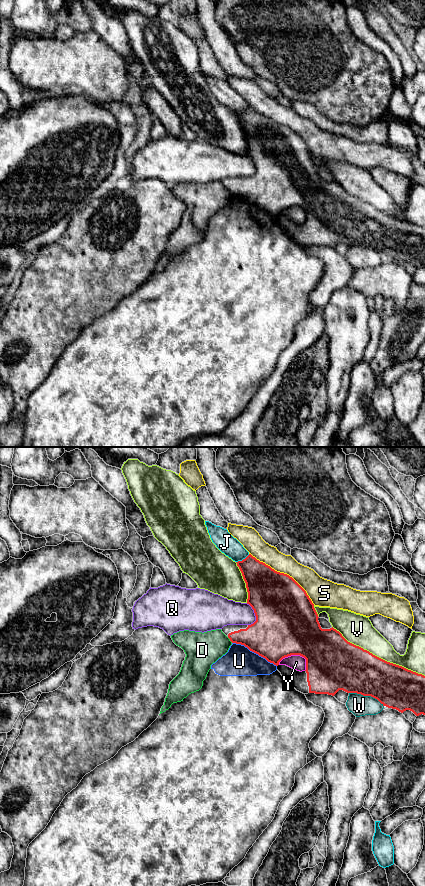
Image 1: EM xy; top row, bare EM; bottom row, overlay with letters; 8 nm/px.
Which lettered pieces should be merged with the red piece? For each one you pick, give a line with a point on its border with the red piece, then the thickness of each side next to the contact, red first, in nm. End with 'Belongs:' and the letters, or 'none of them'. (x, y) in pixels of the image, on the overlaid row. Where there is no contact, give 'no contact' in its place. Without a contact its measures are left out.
Belongs: none of them

